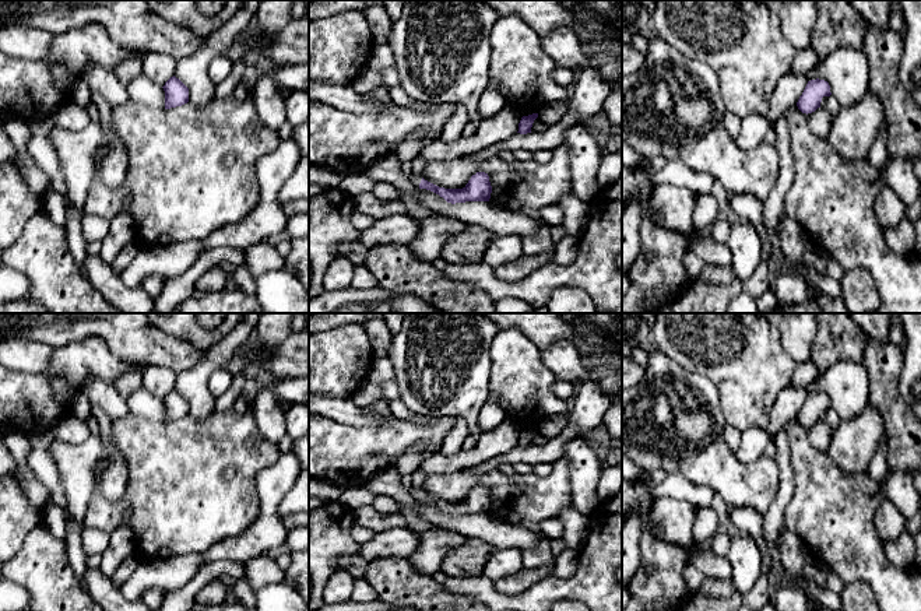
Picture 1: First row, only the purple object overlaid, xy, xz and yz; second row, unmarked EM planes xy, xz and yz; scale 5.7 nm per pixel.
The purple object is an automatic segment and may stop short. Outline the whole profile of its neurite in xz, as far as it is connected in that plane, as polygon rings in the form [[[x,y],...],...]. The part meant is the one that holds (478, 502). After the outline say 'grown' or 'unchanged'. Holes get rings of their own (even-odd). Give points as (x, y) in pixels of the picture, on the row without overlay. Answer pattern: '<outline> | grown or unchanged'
[[[477,485],[475,488],[472,488],[463,502],[439,501],[425,494],[422,489],[414,487],[409,487],[408,491],[419,502],[430,503],[451,517],[465,515],[489,515],[492,506],[489,489],[485,485]]] | grown

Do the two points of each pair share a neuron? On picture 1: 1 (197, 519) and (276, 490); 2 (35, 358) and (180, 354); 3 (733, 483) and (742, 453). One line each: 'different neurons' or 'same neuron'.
1: different neurons
2: different neurons
3: different neurons

